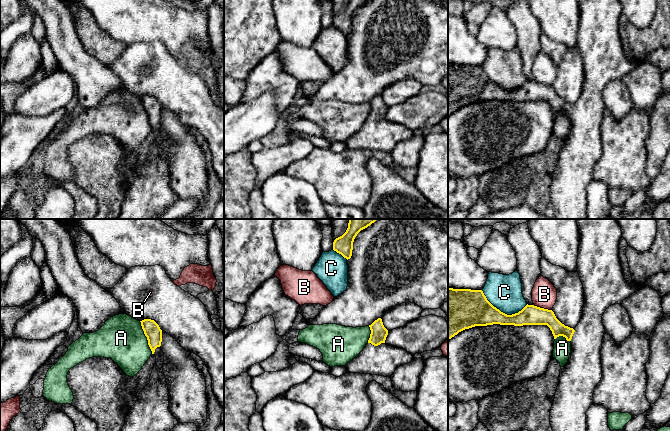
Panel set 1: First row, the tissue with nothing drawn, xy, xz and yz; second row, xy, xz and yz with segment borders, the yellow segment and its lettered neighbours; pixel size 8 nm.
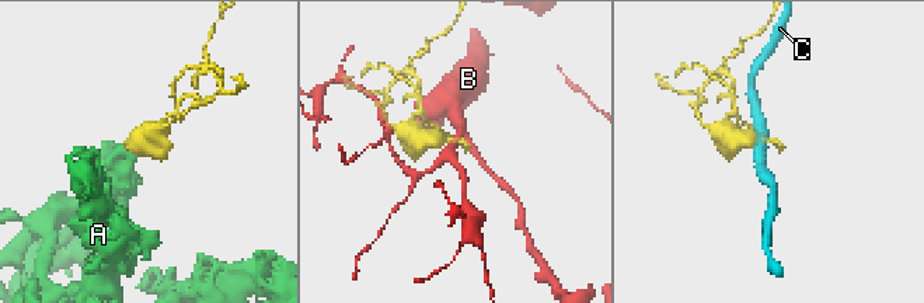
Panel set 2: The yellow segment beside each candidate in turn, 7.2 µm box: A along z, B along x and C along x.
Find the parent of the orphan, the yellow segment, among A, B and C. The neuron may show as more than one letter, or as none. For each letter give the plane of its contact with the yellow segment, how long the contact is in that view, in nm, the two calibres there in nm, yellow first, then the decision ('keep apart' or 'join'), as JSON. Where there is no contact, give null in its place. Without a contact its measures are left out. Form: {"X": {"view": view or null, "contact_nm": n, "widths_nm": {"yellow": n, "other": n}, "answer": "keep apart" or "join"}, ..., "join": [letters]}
{"A": {"view": "xy", "contact_nm": 280, "widths_nm": {"yellow": 140, "other": 360}, "answer": "keep apart"}, "B": {"view": "yz", "contact_nm": 150, "widths_nm": {"yellow": 160, "other": 200}, "answer": "keep apart"}, "C": {"view": "yz", "contact_nm": 400, "widths_nm": {"yellow": 280, "other": 280}, "answer": "keep apart"}, "join": []}

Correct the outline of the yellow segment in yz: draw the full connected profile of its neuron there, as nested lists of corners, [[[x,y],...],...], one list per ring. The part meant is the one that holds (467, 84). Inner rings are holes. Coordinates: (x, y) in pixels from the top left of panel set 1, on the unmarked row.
[[[577,0],[580,9],[577,48],[584,65],[582,93],[573,105],[562,100],[552,86],[526,81],[518,89],[507,91],[494,83],[482,66],[453,65],[448,63],[448,116],[459,108],[475,102],[547,101],[554,115],[563,112],[571,118],[568,138],[561,143],[555,175],[550,187],[553,219],[586,219],[586,188],[593,180],[593,169],[602,154],[601,125],[605,111],[602,92],[606,85],[620,80],[643,62],[655,65],[662,74],[670,68],[670,48],[657,49],[644,59],[627,59],[619,35],[619,17],[622,7],[619,0]]]

